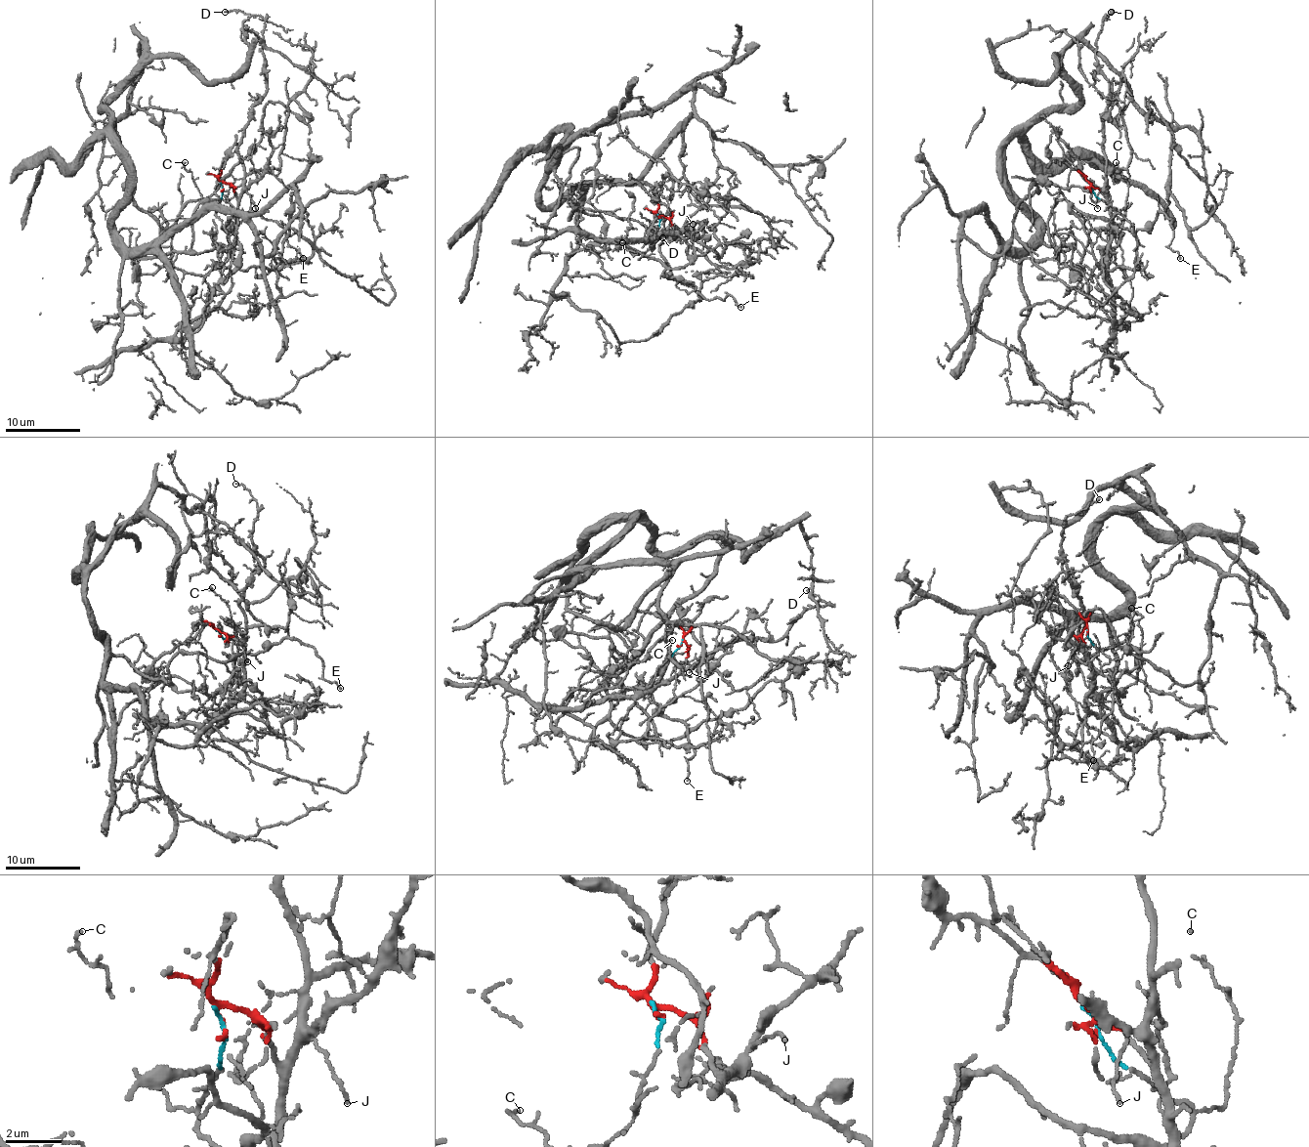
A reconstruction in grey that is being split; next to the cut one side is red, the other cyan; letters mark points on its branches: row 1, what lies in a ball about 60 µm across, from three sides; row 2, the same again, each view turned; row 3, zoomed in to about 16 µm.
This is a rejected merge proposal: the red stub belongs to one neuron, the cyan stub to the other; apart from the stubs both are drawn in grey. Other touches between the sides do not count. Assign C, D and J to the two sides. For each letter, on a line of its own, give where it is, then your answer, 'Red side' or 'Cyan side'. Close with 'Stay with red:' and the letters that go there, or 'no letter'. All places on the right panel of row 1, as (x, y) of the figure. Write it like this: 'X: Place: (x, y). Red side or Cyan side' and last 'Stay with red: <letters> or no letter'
C: Place: (1116, 162). Cyan side
D: Place: (1111, 12). Red side
J: Place: (1097, 208). Red side
Stay with red: D, J

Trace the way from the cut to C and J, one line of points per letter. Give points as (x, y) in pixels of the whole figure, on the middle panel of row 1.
C: (658, 216), (658, 231), (648, 250), (634, 255), (621, 244), (623, 242)
J: (658, 216), (664, 216), (675, 231), (691, 222), (693, 224)

